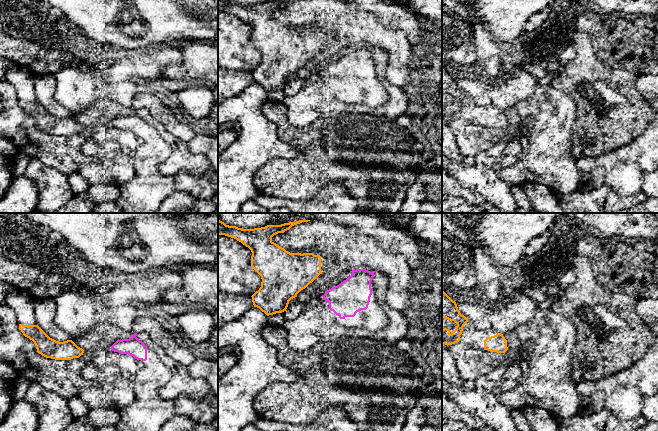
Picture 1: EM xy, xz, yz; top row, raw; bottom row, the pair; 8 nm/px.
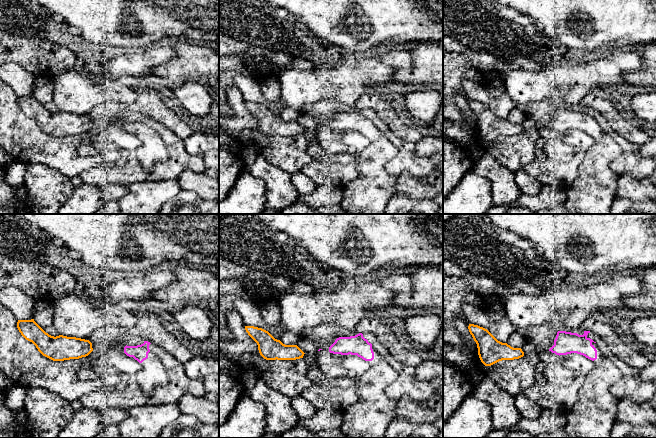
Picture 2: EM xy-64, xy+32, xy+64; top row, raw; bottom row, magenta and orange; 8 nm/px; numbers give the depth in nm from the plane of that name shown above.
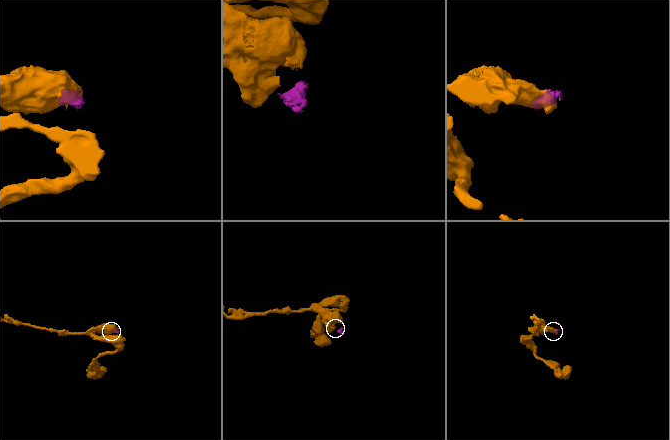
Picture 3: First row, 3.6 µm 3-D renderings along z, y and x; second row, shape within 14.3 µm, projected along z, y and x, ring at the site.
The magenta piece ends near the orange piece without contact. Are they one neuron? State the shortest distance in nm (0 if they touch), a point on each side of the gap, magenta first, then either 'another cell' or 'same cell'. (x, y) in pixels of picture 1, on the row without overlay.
80 nm apart; from magenta across xz (317, 66), (311, 58); another cell

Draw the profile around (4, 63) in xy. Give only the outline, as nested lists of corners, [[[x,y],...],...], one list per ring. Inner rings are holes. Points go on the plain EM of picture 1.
[[[0,58],[0,82],[5,80],[6,70],[12,66],[19,66],[11,60]]]

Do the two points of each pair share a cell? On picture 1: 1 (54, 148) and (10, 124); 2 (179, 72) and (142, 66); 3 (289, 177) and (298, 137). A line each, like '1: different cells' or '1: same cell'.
1: same cell
2: different cells
3: same cell

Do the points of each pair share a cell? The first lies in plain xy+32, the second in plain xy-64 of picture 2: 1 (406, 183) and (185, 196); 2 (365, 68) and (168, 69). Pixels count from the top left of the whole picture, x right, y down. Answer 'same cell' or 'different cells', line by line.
1: different cells
2: different cells

